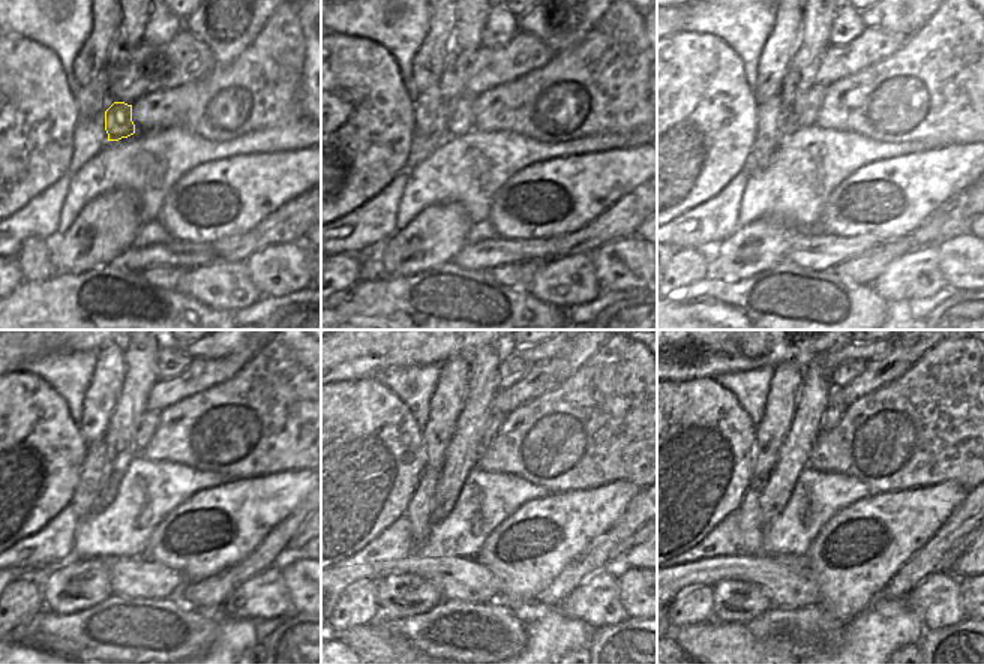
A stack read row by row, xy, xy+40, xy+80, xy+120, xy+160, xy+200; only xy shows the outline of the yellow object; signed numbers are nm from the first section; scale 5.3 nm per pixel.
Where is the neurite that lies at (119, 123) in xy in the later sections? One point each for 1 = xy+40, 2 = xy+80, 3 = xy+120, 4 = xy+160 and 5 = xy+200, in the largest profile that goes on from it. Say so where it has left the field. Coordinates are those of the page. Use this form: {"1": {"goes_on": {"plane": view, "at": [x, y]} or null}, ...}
{"1": {"goes_on": {"plane": "xy+40", "at": [461, 119]}}, "2": {"goes_on": {"plane": "xy+80", "at": [804, 111]}}, "3": {"goes_on": {"plane": "xy+120", "at": [143, 433]}}, "4": {"goes_on": {"plane": "xy+160", "at": [495, 420]}}, "5": {"goes_on": {"plane": "xy+200", "at": [833, 412]}}}

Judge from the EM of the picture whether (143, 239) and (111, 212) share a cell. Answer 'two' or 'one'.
two

